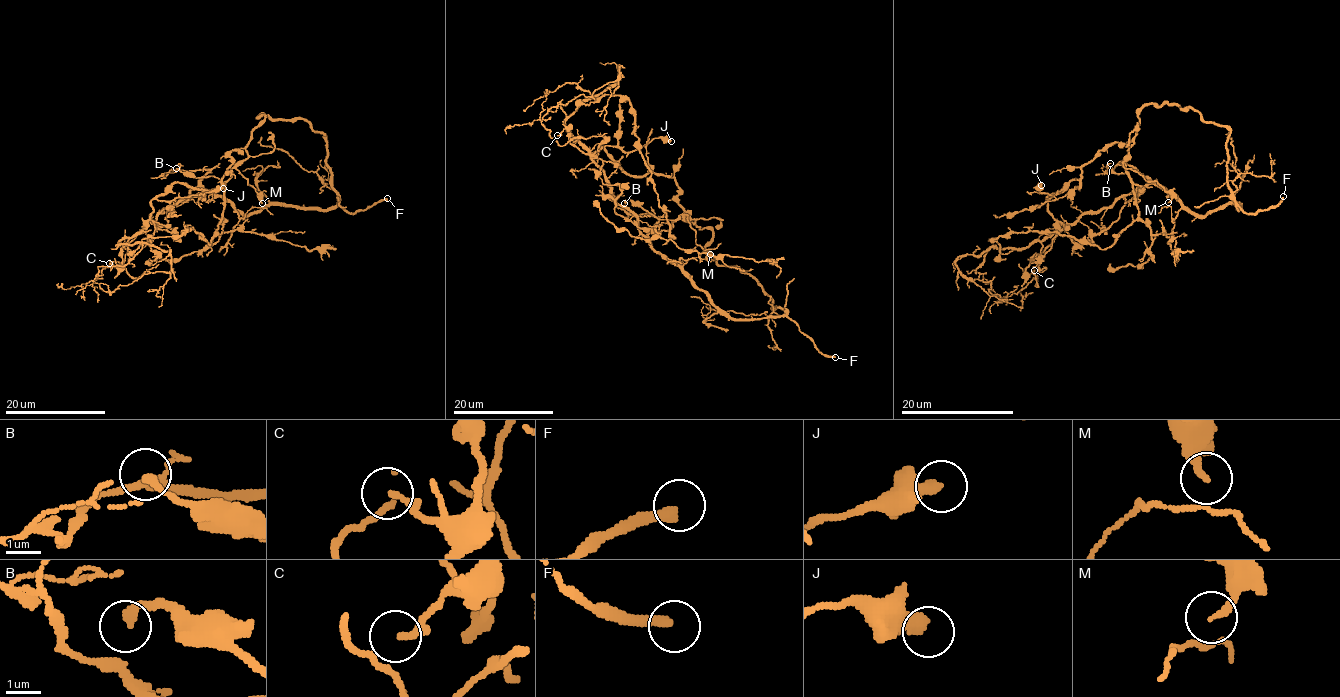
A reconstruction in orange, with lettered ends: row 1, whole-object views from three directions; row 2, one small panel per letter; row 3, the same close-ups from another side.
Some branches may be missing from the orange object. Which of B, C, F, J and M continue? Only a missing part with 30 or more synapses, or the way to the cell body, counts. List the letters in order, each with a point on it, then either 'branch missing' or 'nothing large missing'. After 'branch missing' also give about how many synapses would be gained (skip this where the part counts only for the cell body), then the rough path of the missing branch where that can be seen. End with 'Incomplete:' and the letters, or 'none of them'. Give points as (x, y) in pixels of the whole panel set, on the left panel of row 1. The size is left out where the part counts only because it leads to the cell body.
B: (176, 168) | nothing large missing
C: (109, 263) | nothing large missing
F: (387, 198) | branch missing | (387, 198), (397, 214), (415, 224), (434, 204), (441, 189), (441, 178), (430, 164), (434, 158)
J: (223, 188) | nothing large missing
M: (262, 203) | nothing large missing
Incomplete: F

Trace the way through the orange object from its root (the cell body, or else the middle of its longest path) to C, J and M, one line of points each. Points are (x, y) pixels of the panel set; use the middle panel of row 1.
C: (638, 227), (636, 217), (613, 197), (604, 172), (588, 154), (570, 143), (570, 129), (564, 129), (557, 135)
J: (638, 227), (636, 217), (613, 197), (595, 164), (597, 153), (607, 145), (634, 151), (656, 138), (671, 141)
M: (638, 227), (637, 223), (649, 231), (667, 231), (681, 214), (686, 214), (696, 243), (707, 257), (710, 254)

